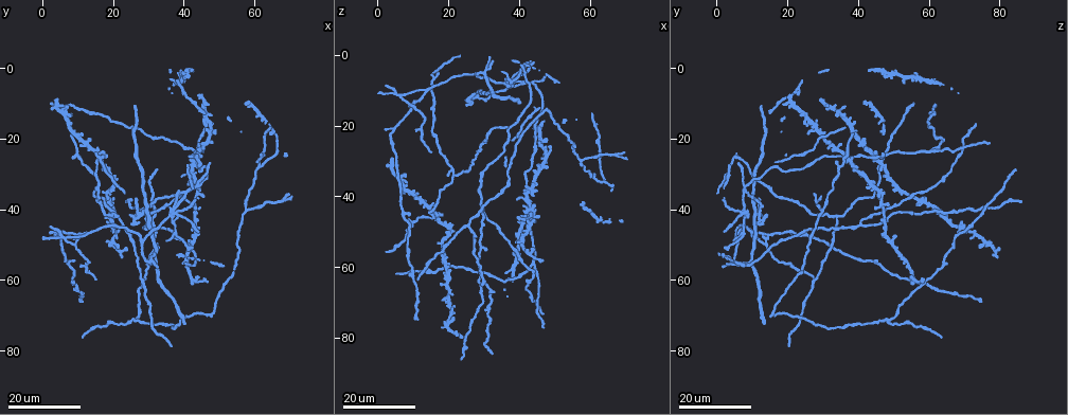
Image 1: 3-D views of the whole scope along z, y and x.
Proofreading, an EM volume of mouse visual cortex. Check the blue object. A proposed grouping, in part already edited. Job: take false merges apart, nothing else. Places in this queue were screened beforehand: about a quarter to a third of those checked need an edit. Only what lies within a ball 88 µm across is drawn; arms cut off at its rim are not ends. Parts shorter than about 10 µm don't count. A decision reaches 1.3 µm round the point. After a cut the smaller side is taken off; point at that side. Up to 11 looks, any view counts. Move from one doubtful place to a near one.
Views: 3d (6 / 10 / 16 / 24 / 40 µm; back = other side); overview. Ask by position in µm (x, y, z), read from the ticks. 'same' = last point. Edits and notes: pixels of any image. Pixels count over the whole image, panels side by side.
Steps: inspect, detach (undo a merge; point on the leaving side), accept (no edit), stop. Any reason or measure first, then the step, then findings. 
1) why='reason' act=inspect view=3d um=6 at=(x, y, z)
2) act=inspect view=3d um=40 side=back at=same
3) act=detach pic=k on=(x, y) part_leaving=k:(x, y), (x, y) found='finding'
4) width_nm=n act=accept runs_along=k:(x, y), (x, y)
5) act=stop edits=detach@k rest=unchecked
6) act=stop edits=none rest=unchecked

act=inspect view=3d um=24 at=(29.5, 45.0, 33.0)

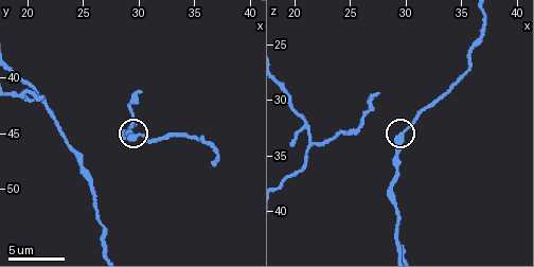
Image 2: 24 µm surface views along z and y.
act=inspect view=3d um=6 at=(29.0, 45.4, 33.6)

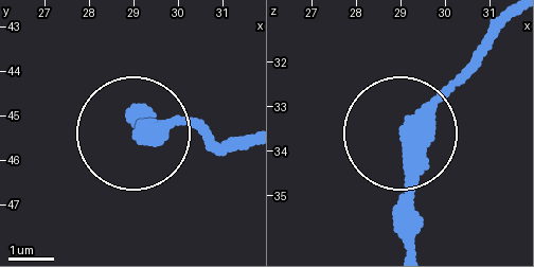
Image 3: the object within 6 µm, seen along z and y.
side_arm_um=54 act=accept found='all the same cell'

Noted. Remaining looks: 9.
why='two arms in line, one across' act=inspect view=3d um=16 at=(21.5, 42.5, 34.0)

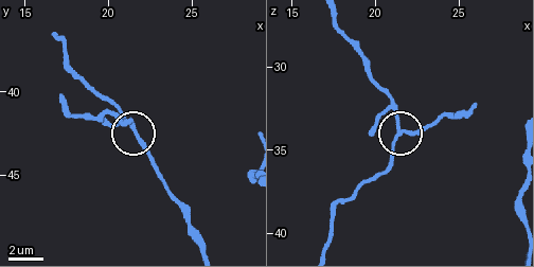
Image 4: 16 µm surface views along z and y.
act=inspect view=3d um=10 at=same

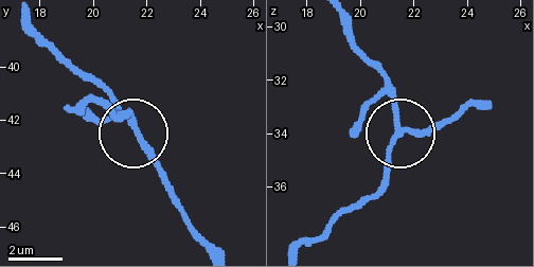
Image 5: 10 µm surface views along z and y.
side_arm_um=56 act=accept found='all the same cell'

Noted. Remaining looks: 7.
why='three arms meet' act=inspect view=3d um=10 at=(29.4, 44.2, 40.8)

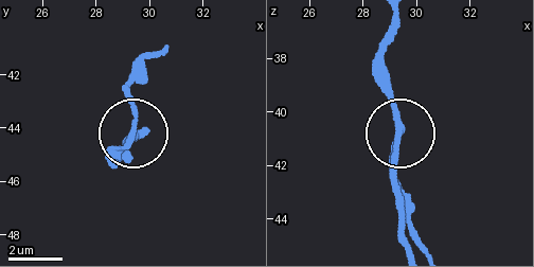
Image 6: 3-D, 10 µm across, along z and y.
act=inspect view=3d um=6 at=(29.4, 44.3, 40.7)

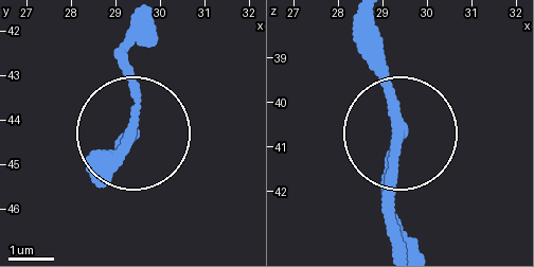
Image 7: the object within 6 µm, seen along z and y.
width_nm=180 act=accept runs_along=7:(142, 18), (123, 49), (135, 132), (105, 163) found='all the same cell'

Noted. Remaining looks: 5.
why='three arms meet' act=inspect view=3d um=16 at=(43.5, 24.0, 59.5)

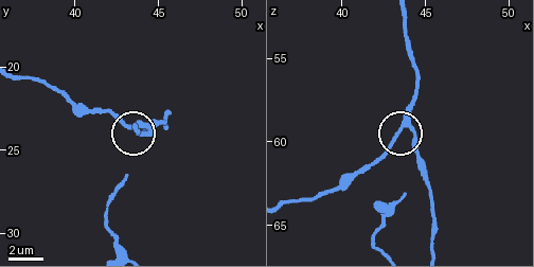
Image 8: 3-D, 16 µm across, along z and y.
act=inspect view=3d um=10 at=same

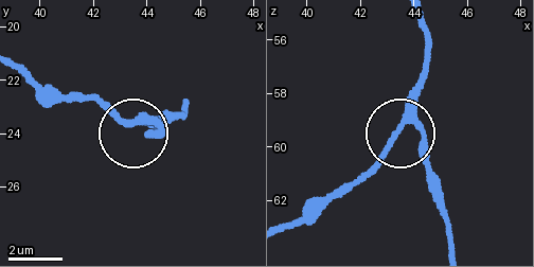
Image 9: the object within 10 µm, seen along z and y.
act=accept runs_along=9:(450, 246), (442, 192), (414, 130), (401, 130), (341, 196) found='continuous, no second cell'

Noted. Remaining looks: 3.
why='a fork' act=inspect view=3d um=16 at=(25.0, 71.5, 48.0)

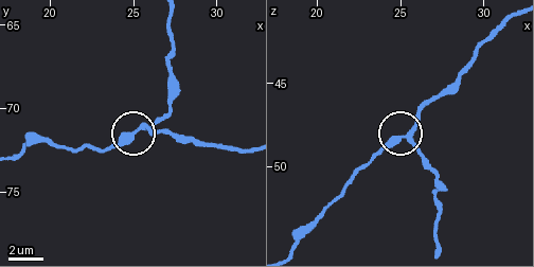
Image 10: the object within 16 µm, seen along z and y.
act=inspect view=3d um=10 at=(25.0, 71.5, 48.2)

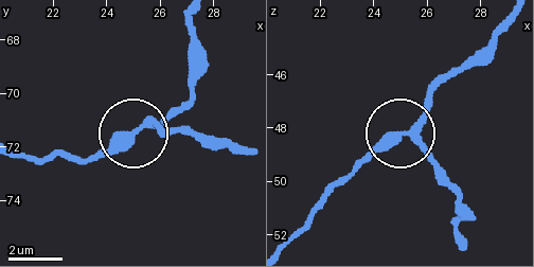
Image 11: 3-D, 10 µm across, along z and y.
side_arm_um=23 act=accept runs_along=11:(462, 241), (455, 193), (409, 138), (395, 134), (357, 170) found='continuous, no second cell'

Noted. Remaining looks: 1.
act=stop edits=none rest=unchecked

